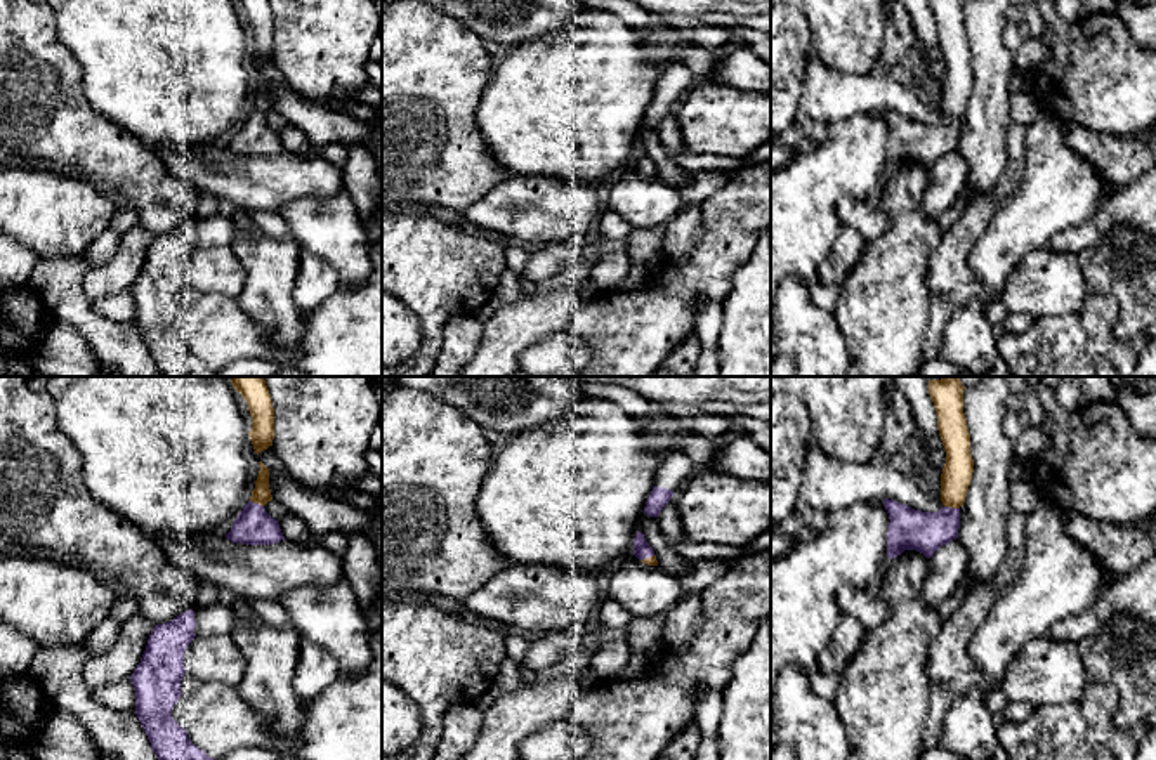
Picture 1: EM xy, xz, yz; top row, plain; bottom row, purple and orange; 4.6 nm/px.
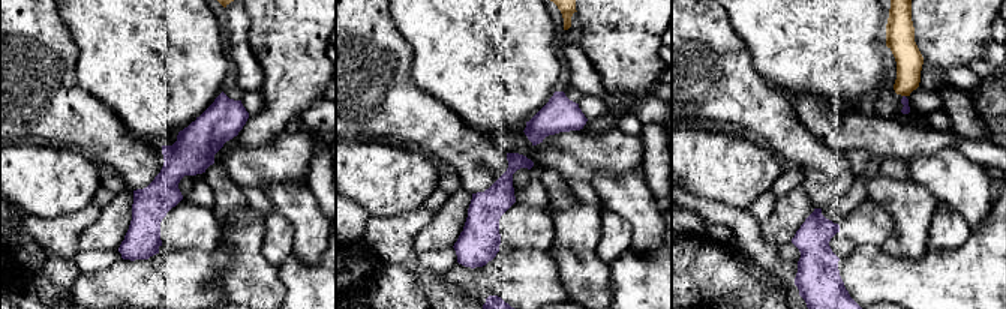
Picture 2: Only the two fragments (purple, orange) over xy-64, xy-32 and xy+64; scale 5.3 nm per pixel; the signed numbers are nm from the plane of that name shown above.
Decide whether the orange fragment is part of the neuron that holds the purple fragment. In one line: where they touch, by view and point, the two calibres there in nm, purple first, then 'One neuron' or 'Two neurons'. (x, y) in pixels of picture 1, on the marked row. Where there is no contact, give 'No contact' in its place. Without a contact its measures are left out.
Touches purple at yz (950, 507). Thickness 190 nm (purple) against 140 nm. One neuron

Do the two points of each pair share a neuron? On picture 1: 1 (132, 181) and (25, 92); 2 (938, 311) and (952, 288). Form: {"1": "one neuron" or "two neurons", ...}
{"1": "one neuron", "2": "one neuron"}

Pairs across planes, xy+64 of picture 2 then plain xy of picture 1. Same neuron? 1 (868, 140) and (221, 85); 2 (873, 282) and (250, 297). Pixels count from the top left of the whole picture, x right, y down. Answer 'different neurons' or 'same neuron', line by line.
1: different neurons
2: different neurons

